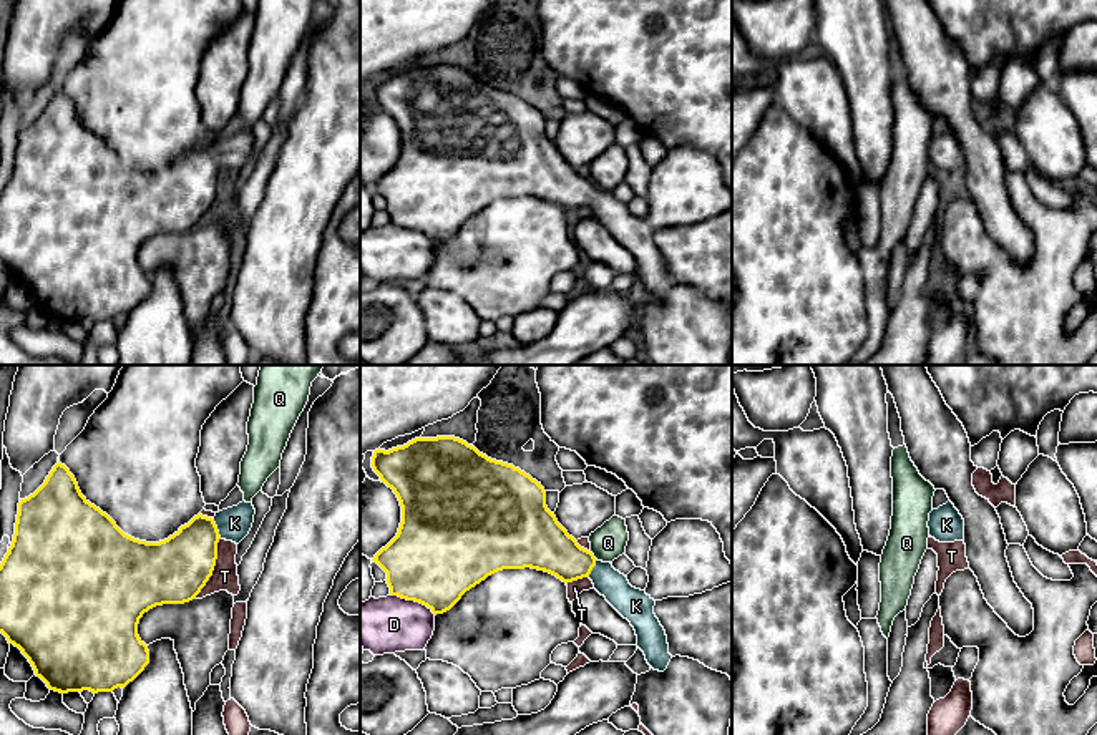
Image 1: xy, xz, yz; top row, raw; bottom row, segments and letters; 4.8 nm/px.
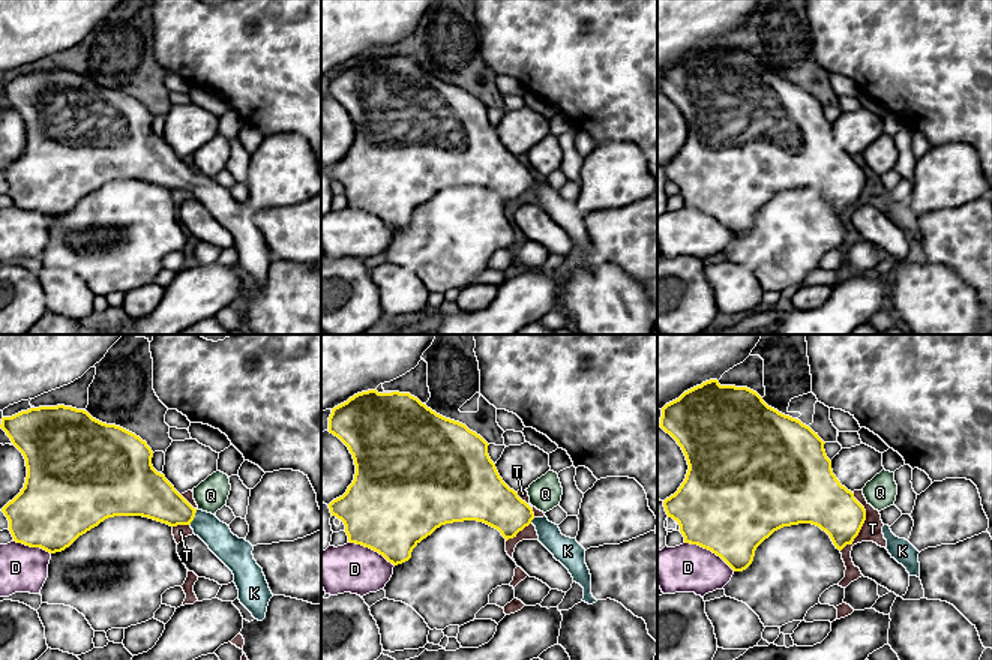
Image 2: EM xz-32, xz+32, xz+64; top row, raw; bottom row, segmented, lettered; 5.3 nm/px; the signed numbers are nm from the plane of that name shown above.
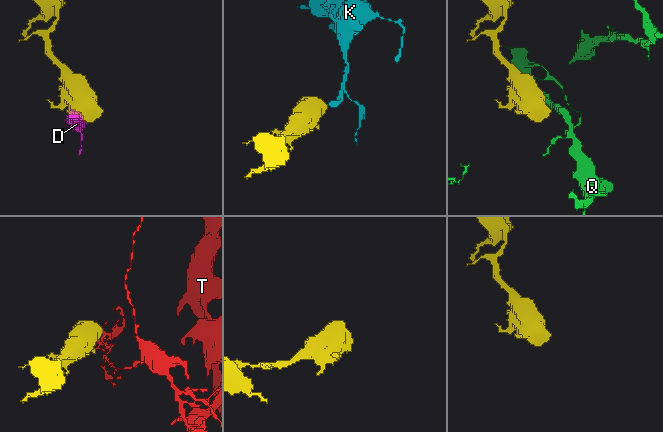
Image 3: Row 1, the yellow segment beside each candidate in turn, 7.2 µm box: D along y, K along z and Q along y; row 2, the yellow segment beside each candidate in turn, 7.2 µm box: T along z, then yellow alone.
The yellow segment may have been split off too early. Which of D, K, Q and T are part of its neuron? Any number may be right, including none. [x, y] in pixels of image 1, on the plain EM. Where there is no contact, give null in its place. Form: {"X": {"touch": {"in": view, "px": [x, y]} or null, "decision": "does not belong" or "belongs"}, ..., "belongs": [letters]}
{"D": {"touch": {"in": "xz", "px": [414, 228]}, "decision": "does not belong"}, "K": {"touch": {"in": "xy", "px": [216, 158]}, "decision": "belongs"}, "Q": {"touch": {"in": "xz", "px": [593, 184]}, "decision": "does not belong"}, "T": {"touch": {"in": "xy", "px": [213, 196]}, "decision": "does not belong"}, "belongs": ["K"]}

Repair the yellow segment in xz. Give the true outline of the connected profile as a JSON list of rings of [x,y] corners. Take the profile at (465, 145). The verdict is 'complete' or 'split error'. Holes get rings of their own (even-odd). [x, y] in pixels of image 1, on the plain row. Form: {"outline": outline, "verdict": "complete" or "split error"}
{"outline": [[[420,65],[388,80],[378,76],[373,80],[372,96],[382,111],[393,118],[402,134],[397,164],[372,187],[387,201],[392,224],[420,231],[436,244],[450,239],[466,219],[503,197],[531,196],[549,201],[566,212],[589,206],[594,217],[631,251],[637,264],[636,274],[644,280],[647,292],[659,300],[667,297],[672,284],[666,259],[654,242],[656,229],[646,219],[632,216],[611,191],[597,189],[591,179],[581,176],[548,138],[544,116],[529,103],[488,86],[455,65]]], "verdict": "split error"}

